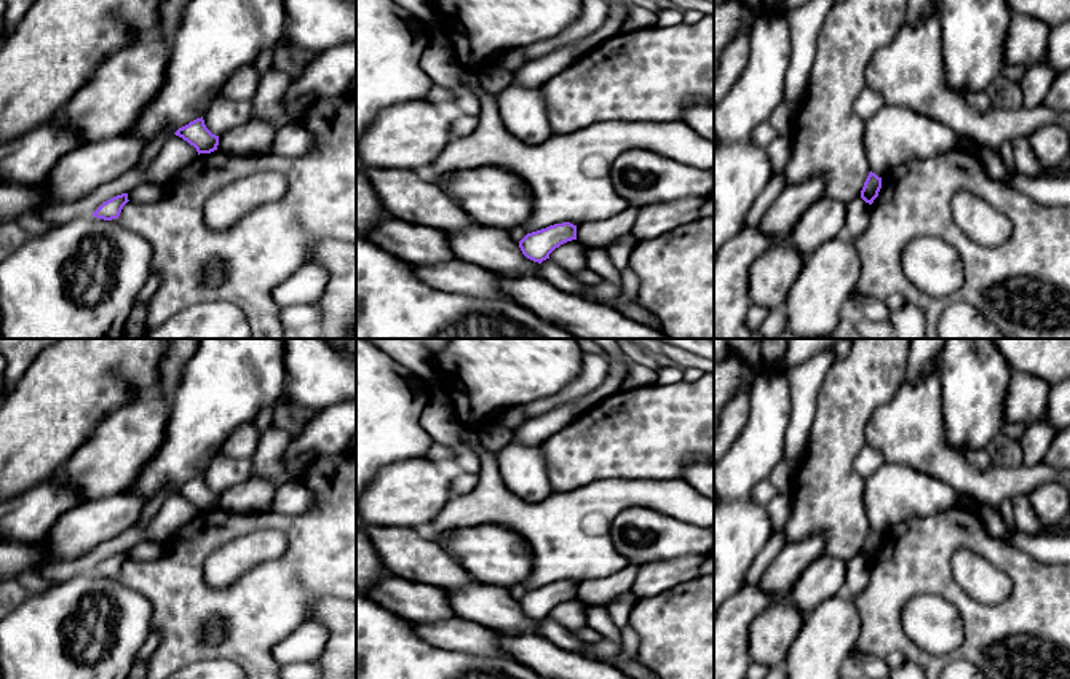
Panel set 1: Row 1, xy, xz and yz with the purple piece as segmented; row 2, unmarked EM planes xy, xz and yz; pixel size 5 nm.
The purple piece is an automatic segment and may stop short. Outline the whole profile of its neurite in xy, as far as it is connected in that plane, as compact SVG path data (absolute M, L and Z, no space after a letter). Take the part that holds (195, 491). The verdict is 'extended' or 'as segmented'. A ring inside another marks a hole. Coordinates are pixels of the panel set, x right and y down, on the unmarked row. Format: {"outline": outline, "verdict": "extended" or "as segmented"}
{"outline": "M203 475L179 486L174 492L187 498L190 503L193 503L198 513L211 511L217 508L219 503L219 494L212 492L206 486Z", "verdict": "as segmented"}

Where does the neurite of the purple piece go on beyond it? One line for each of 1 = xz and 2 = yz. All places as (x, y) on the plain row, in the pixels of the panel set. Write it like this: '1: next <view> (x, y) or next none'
1: next none
2: next none

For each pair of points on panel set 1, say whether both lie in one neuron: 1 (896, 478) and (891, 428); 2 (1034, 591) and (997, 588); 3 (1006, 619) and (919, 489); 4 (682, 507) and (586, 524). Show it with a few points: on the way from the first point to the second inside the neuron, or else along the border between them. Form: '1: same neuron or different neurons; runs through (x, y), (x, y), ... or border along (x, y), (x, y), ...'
1: different neurons; border along (885, 460), (906, 464), (930, 476)
2: different neurons; border along (987, 561), (1010, 580), (1010, 593), (994, 606)
3: different neurons; border along (957, 504), (939, 513), (909, 516), (898, 523)
4: same neuron; runs through (658, 496), (615, 496), (610, 500)

